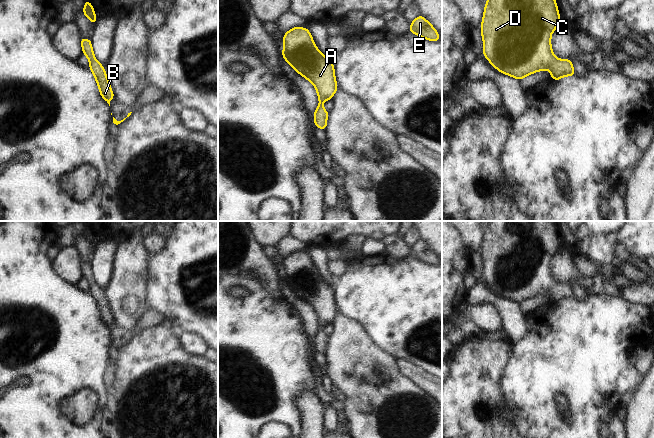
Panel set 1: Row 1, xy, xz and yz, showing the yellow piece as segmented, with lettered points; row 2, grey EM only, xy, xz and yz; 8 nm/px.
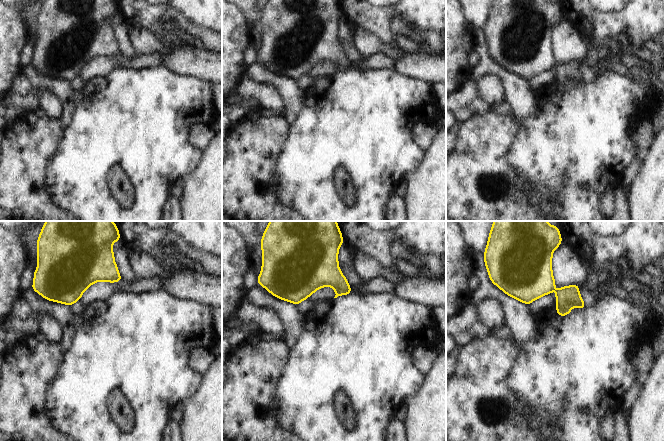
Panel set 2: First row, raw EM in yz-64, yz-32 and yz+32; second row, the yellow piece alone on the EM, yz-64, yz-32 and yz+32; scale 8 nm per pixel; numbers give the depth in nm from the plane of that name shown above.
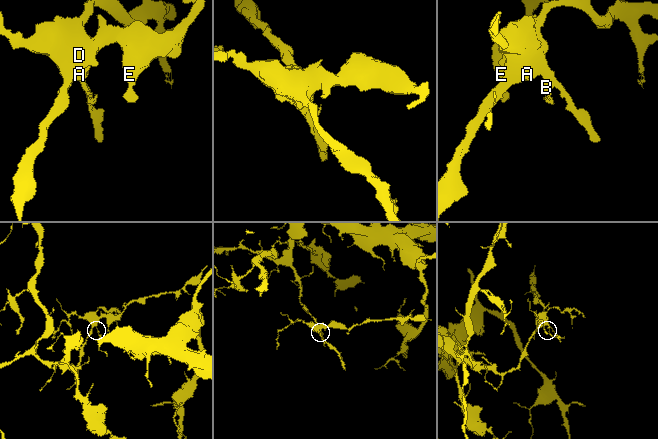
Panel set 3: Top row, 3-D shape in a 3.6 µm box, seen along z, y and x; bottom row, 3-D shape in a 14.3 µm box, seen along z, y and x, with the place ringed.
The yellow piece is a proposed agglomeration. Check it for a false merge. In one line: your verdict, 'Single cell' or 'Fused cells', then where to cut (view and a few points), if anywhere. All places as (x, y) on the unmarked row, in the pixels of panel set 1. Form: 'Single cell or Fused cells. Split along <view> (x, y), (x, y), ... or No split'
Single cell. No split.

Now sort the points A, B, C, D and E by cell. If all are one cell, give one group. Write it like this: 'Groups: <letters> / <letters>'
Groups: A B C D E.

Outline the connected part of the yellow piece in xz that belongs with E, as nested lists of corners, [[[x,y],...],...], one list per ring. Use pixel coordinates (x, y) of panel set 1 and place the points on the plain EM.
[[[421,239],[412,245],[409,255],[429,265],[440,265],[436,253]]]

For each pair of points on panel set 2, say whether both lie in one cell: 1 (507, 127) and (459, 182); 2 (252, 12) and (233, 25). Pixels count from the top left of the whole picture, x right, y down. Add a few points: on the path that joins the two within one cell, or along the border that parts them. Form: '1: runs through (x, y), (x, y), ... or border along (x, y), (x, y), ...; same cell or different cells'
1: runs through (493, 141), (480, 154), (478, 163), (473, 168); same cell
2: border along (240, 10), (251, 27); different cells

